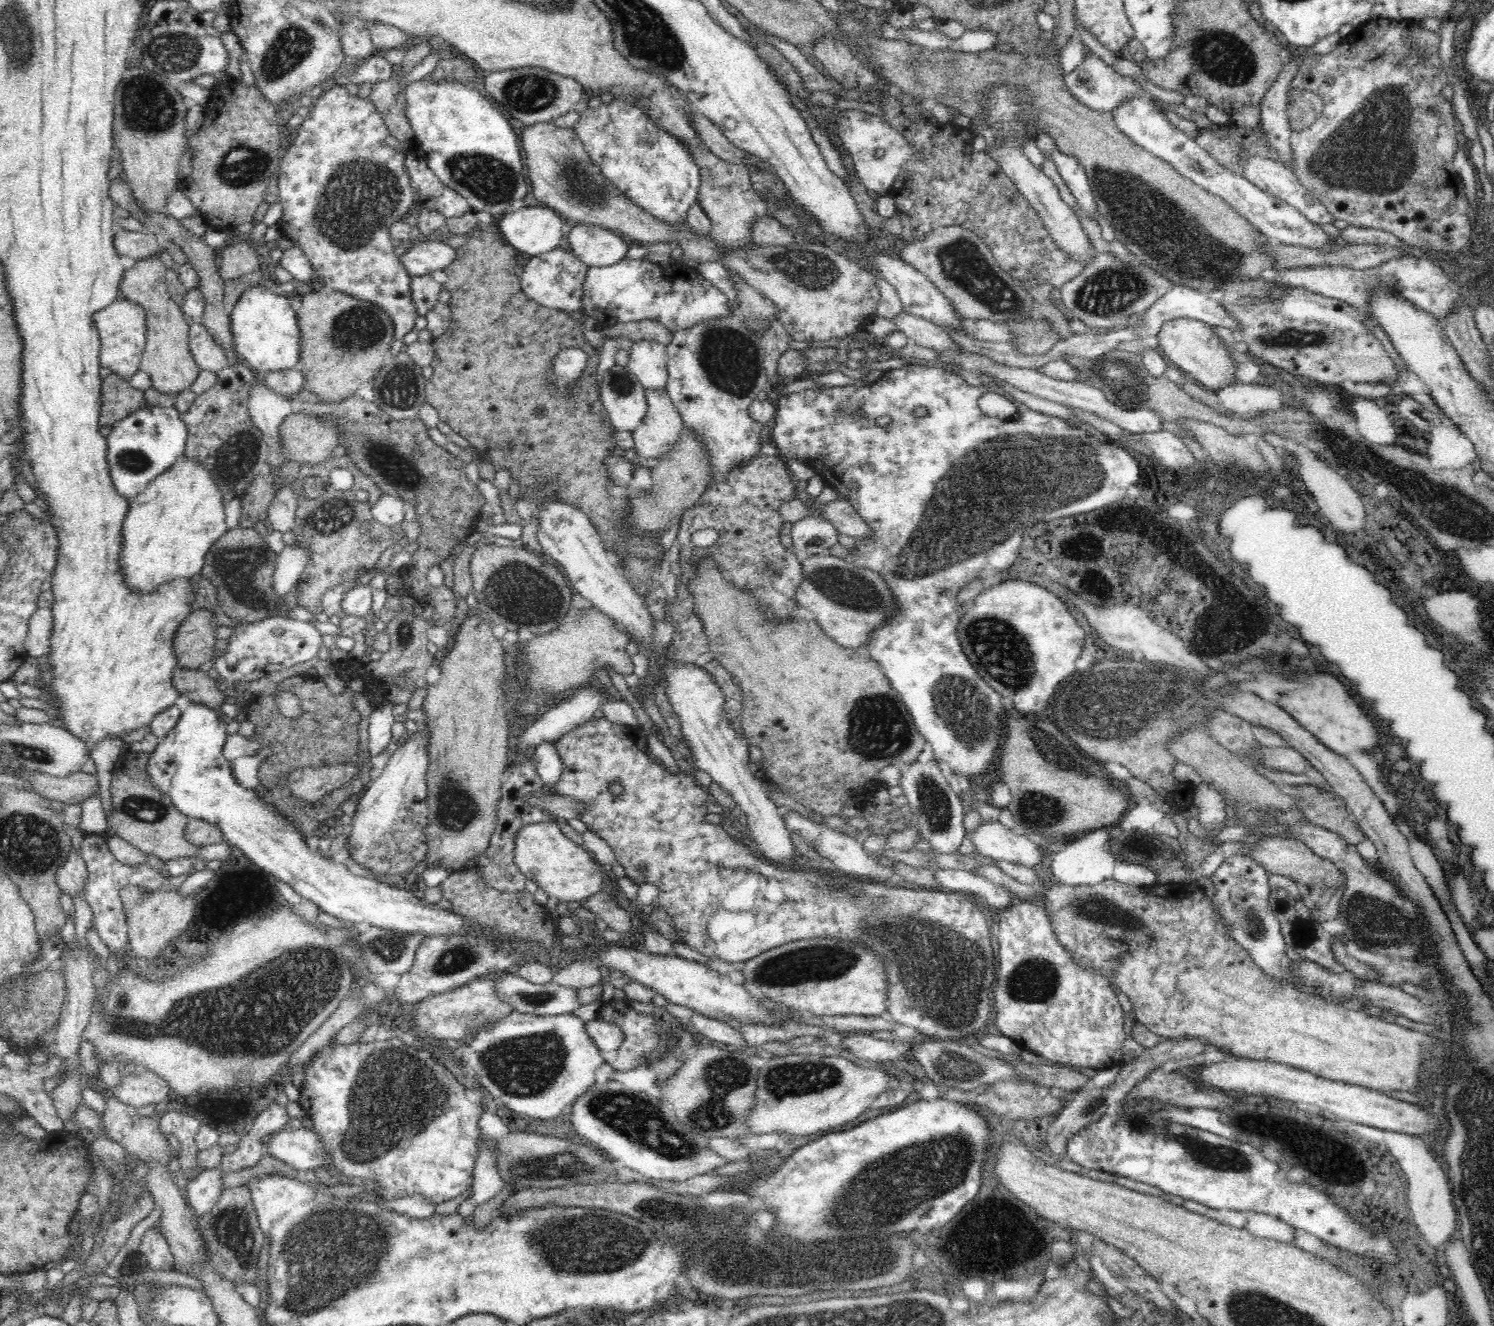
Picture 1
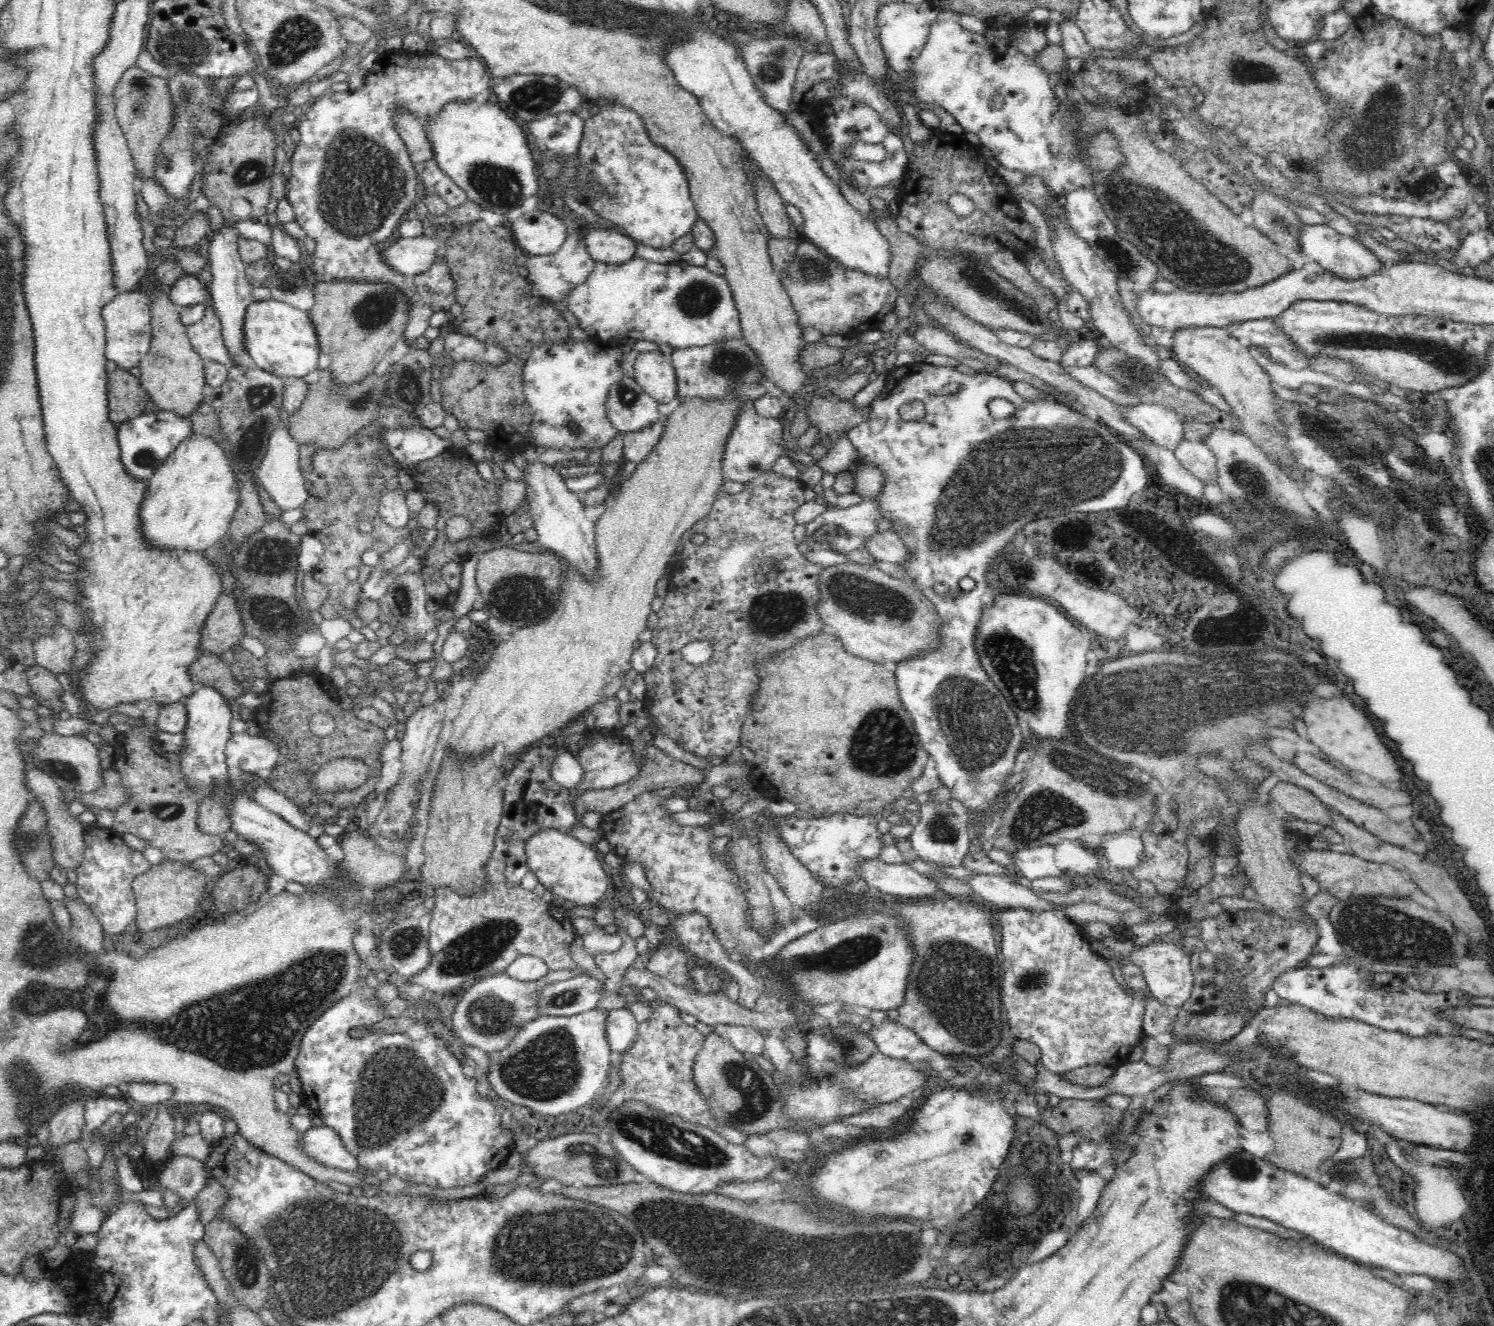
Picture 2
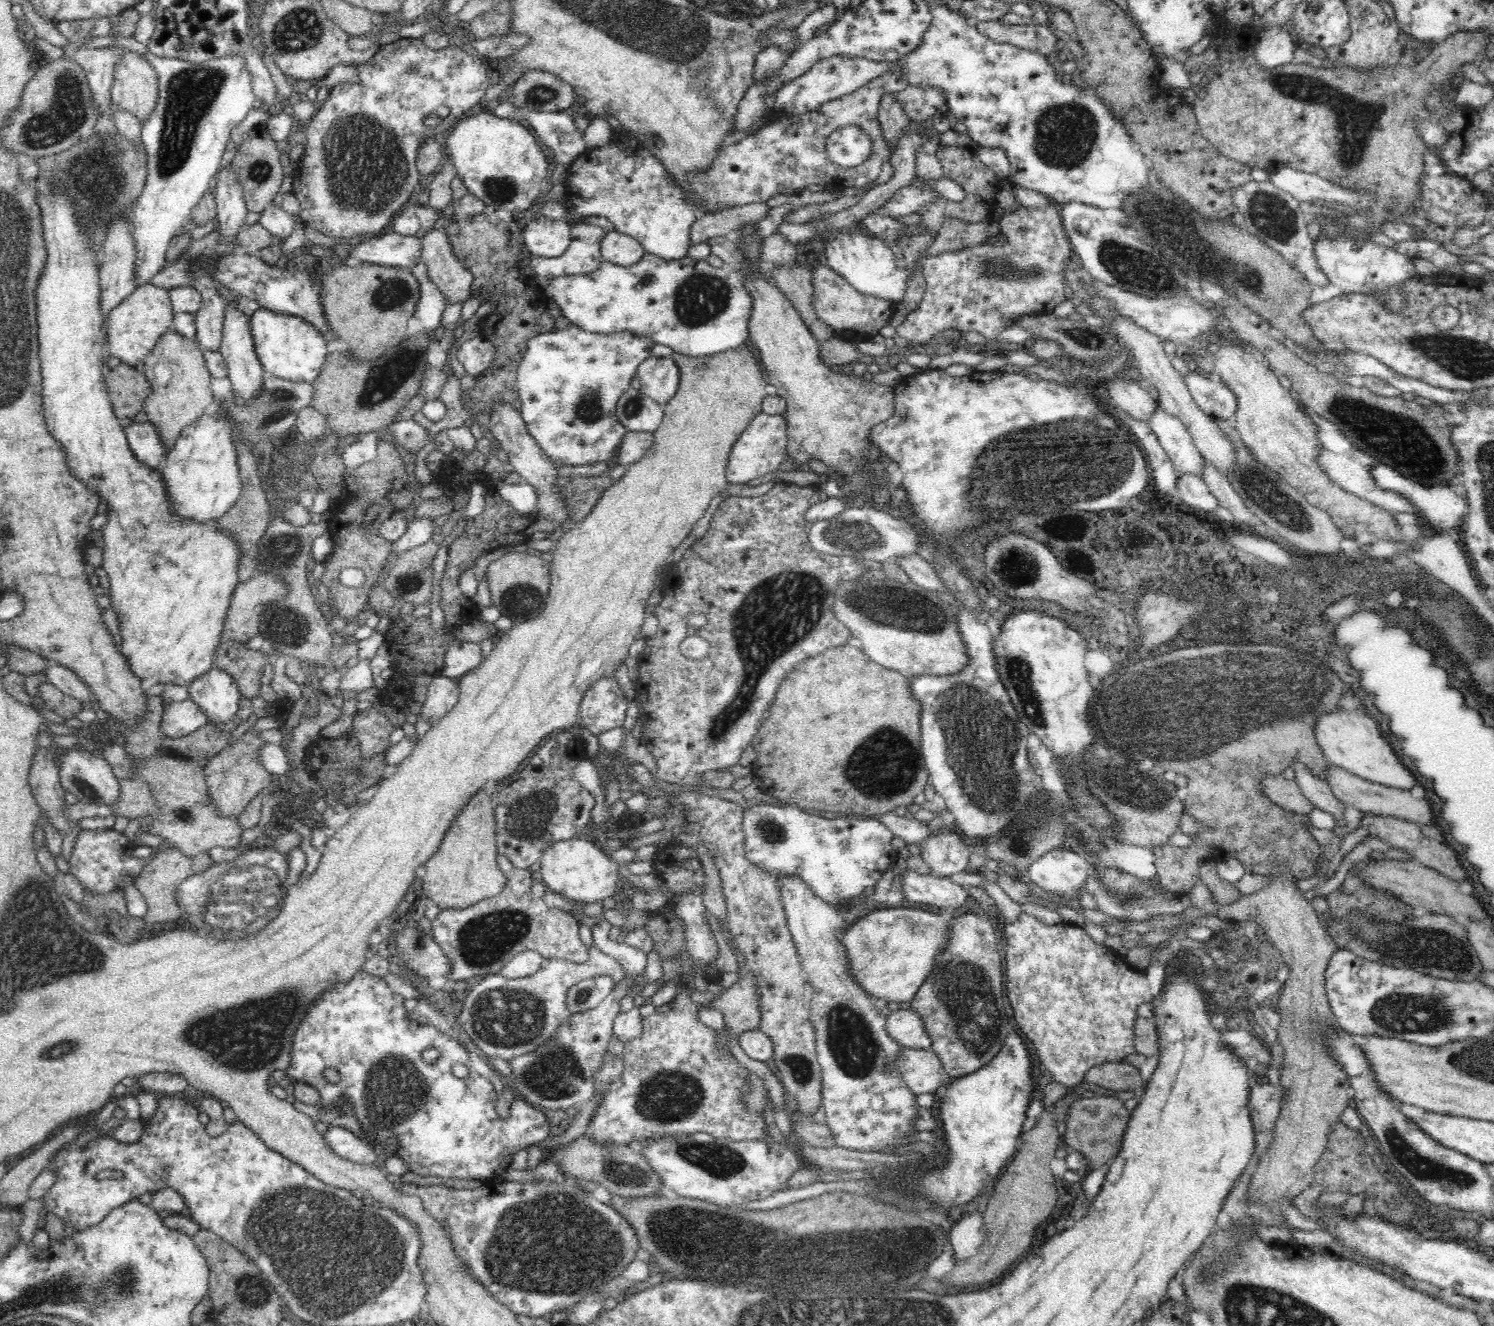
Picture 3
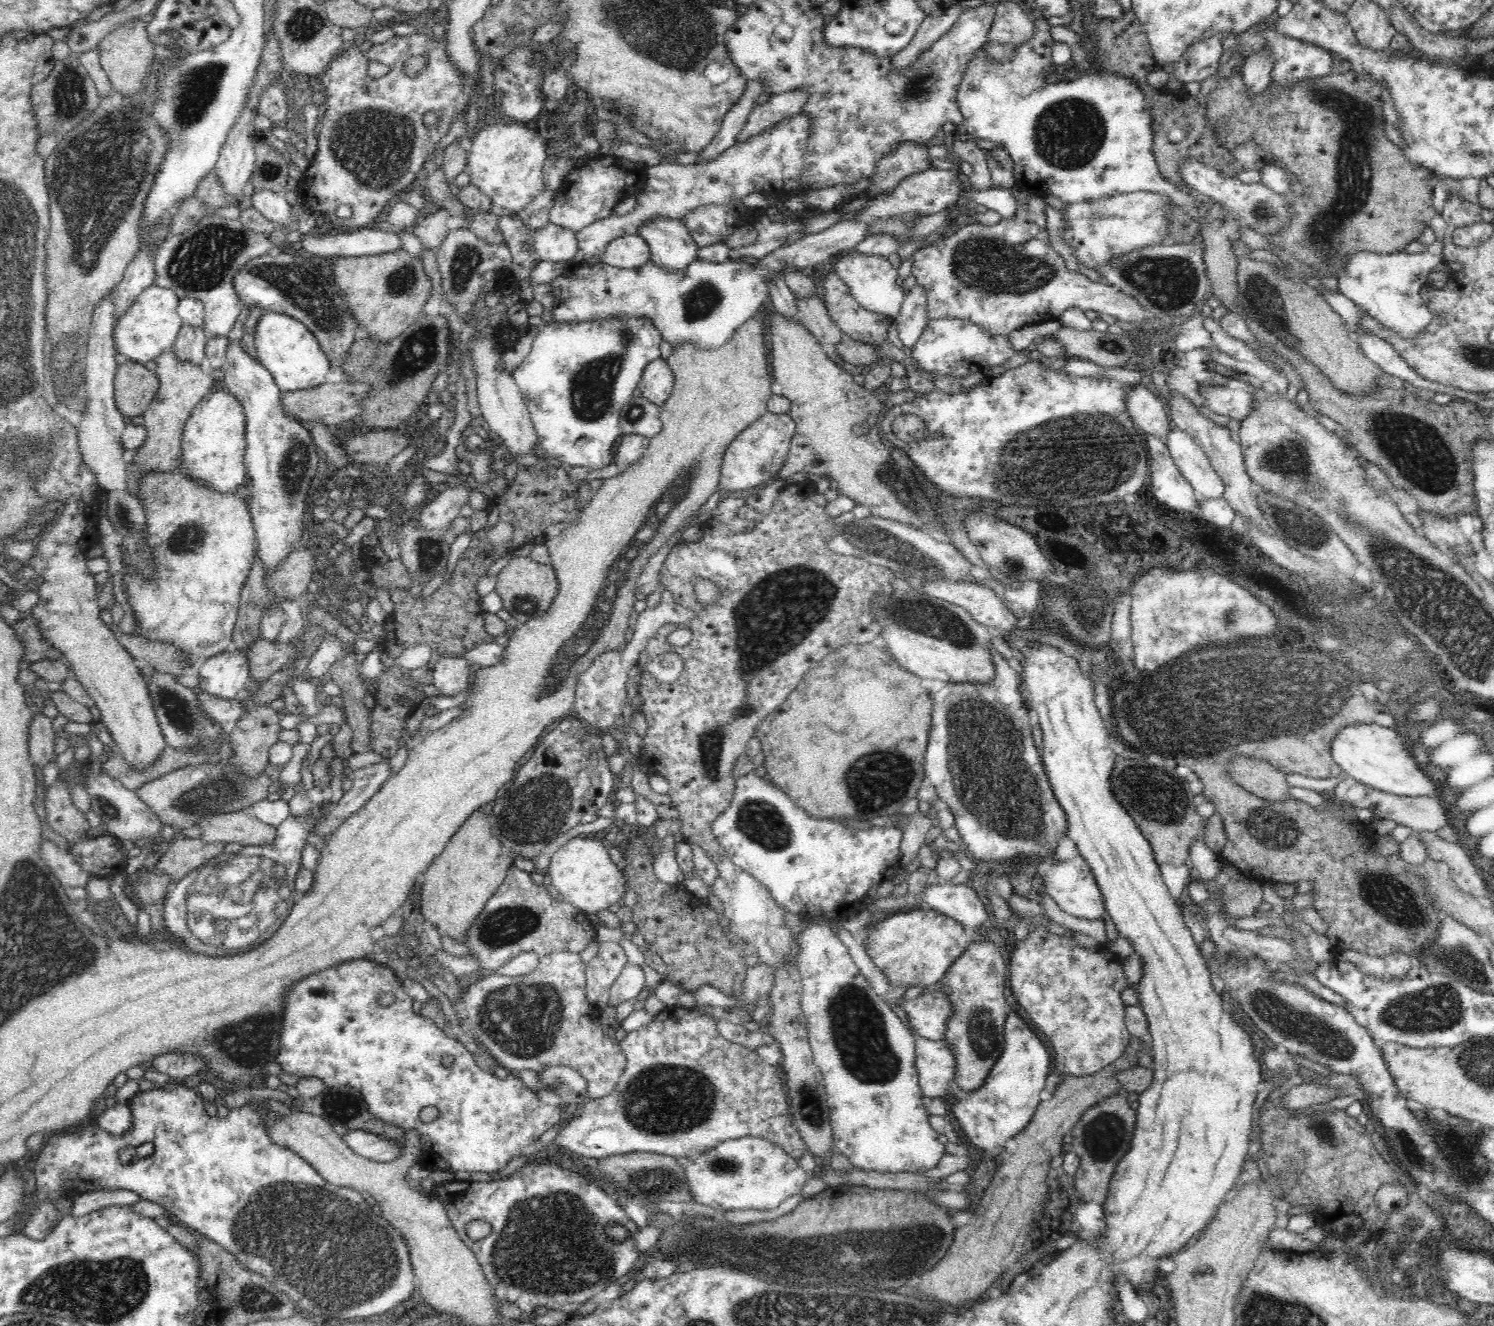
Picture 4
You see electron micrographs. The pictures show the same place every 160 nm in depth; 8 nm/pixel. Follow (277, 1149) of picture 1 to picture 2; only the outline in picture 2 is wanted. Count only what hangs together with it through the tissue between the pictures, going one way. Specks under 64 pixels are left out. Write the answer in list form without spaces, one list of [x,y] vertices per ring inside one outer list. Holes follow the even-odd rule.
[[[329,1126],[311,1127],[300,1134],[302,1151],[312,1160],[338,1170],[359,1171],[358,1161],[344,1148],[340,1135]]]

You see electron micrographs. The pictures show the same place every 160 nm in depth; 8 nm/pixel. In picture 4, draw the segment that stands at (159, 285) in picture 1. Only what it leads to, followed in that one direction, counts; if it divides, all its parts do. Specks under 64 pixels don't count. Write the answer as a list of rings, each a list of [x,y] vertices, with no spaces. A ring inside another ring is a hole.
[[[173,346],[157,356],[154,362],[156,362],[156,368],[153,373],[160,380],[160,386],[158,394],[143,413],[144,427],[147,429],[148,436],[146,436],[147,440],[142,449],[137,452],[135,462],[128,466],[127,489],[134,496],[139,495],[139,480],[148,471],[179,470],[184,426],[190,419],[194,408],[201,404],[202,399],[214,392],[217,385],[206,366],[180,361],[174,353]]]

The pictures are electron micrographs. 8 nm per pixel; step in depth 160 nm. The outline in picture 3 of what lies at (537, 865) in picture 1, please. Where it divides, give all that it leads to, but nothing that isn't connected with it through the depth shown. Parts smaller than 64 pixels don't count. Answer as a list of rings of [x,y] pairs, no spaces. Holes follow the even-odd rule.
[[[577,837],[548,843],[541,852],[540,871],[543,885],[550,892],[562,895],[570,902],[592,904],[614,896],[621,875],[620,866],[592,842]]]

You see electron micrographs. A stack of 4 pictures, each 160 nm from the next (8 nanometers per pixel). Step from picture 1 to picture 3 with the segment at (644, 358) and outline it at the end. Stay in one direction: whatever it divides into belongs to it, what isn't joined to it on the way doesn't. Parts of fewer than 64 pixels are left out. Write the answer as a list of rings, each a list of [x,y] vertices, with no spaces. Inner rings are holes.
[[[648,357],[637,370],[641,381],[641,392],[654,399],[661,406],[668,405],[680,387],[680,367],[673,359],[666,357]]]

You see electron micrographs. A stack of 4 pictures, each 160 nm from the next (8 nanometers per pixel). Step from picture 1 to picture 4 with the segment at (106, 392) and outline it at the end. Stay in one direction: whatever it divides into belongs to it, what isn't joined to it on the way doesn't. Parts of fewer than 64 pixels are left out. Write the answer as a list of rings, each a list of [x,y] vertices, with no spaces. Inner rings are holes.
[[[127,361],[117,365],[114,395],[118,411],[133,419],[146,411],[158,394],[160,380],[143,363]]]

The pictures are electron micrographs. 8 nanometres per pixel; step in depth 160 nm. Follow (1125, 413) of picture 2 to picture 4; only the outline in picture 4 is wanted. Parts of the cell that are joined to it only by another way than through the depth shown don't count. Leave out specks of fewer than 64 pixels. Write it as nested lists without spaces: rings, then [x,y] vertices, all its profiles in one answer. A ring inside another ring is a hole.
[[[1173,426],[1164,441],[1176,467],[1193,486],[1197,500],[1223,497],[1222,479],[1190,434]]]

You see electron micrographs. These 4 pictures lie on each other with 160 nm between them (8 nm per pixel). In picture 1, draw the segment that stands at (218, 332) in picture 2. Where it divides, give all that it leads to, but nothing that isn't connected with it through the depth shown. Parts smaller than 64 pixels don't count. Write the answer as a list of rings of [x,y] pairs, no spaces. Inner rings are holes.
[[[201,322],[189,326],[189,349],[201,371],[208,370],[218,375],[227,366],[226,353]]]

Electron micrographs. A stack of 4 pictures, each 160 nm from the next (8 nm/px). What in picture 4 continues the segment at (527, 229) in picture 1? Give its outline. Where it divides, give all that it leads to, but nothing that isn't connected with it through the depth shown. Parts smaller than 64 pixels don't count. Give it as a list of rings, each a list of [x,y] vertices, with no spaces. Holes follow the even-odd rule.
[[[548,223],[535,230],[533,247],[537,260],[560,263],[570,260],[576,254],[578,241],[573,230]]]

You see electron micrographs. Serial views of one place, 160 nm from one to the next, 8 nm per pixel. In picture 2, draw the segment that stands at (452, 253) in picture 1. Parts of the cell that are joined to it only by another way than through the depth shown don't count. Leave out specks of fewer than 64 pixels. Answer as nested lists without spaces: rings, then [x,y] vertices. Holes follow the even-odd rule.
[[[425,235],[400,237],[381,254],[384,263],[402,276],[416,276],[426,272],[438,258],[440,242]]]

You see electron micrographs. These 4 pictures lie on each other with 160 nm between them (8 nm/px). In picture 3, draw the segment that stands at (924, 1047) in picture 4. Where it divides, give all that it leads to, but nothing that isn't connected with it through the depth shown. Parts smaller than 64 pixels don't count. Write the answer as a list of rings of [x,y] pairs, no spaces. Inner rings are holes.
[[[931,1048],[902,1049],[895,1064],[897,1073],[915,1095],[938,1090],[943,1064]]]

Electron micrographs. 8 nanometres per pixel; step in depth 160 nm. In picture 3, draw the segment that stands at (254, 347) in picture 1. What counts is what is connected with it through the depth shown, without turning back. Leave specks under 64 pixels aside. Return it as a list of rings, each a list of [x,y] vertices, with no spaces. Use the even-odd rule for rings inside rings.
[[[260,307],[249,317],[257,357],[268,375],[293,382],[314,383],[330,352],[330,346],[316,327],[299,316]]]

